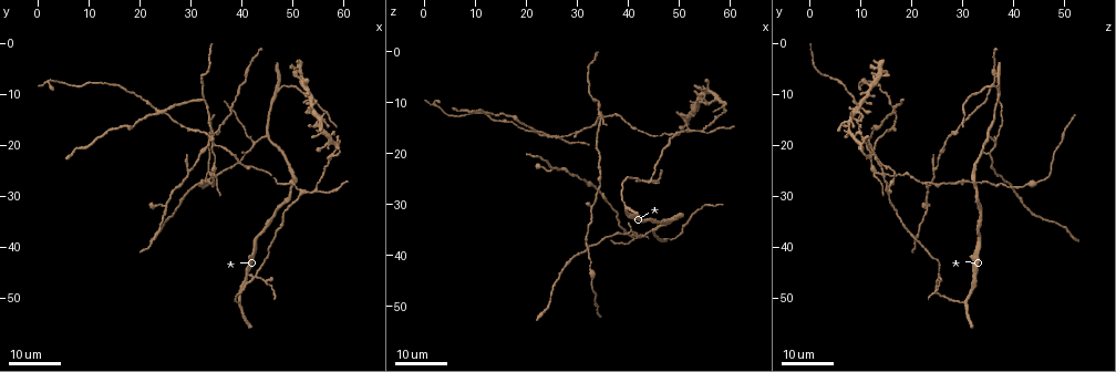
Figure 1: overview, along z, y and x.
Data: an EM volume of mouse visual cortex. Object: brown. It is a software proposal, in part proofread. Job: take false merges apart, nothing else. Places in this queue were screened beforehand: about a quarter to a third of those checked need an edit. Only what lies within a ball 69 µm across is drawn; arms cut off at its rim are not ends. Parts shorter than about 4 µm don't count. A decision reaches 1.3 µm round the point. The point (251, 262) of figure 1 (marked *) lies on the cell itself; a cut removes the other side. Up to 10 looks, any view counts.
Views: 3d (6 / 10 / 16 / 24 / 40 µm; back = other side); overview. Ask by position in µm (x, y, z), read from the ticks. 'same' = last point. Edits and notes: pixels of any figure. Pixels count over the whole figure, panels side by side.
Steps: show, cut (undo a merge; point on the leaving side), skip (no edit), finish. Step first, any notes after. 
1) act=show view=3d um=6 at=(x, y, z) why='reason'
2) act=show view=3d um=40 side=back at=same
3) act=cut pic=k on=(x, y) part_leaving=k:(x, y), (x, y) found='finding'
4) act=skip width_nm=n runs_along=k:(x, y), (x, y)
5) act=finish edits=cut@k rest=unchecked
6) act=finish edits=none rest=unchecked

act=show view=3d um=16 at=(39.0, 51.0, 30.0) why='three arms meet'

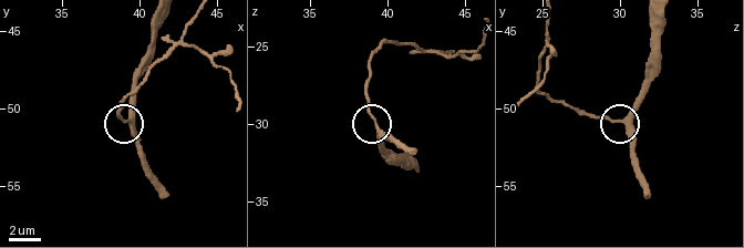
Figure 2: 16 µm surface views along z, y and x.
act=show view=3d um=6 at=(39.4, 50.8, 30.0)

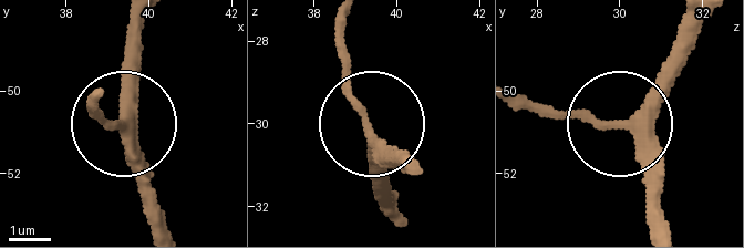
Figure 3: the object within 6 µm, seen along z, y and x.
act=skip width_nm=270 found='all the same cell'

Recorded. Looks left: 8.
act=show view=3d um=24 at=(42.5, 45.5, 25.0) why='four-way junction'

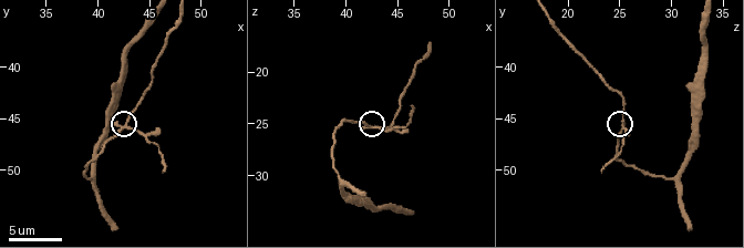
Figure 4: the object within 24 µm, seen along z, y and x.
act=show view=3d um=10 at=(42.6, 45.8, 25.2)

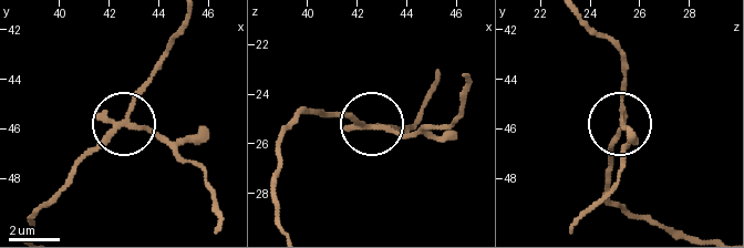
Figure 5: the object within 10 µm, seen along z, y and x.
act=cut pic=5 on=(154, 132) part_leaving=5:(123, 124), (159, 135), (197, 168), (218, 226) found='a second cell is stuck on'

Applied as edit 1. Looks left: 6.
act=show view=overview why='redraw'

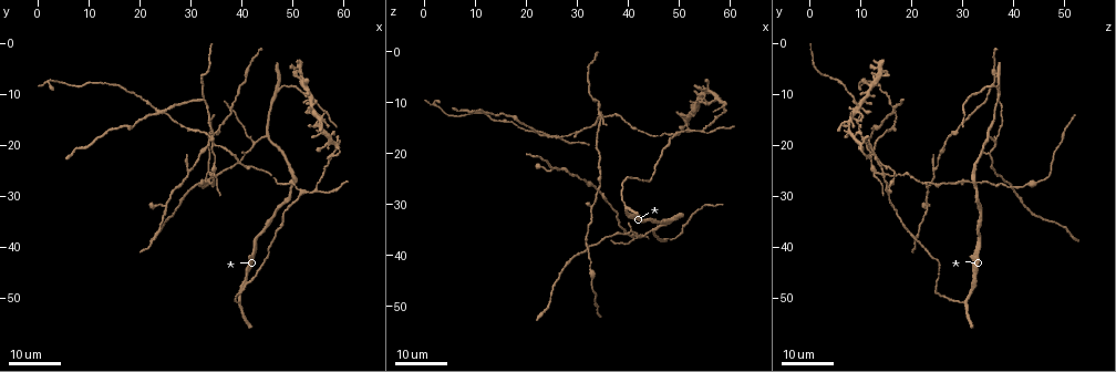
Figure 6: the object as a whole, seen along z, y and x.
act=show view=3d um=24 at=(33.0, 27.0, 30.0) why='three-way junction'

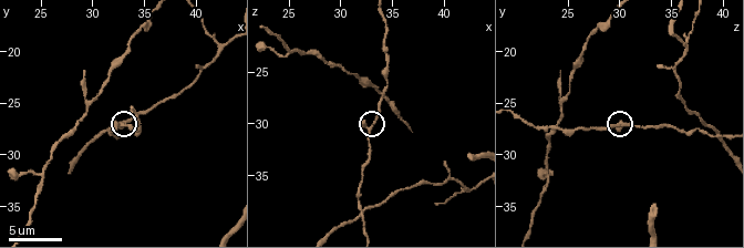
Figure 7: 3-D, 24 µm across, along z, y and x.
act=show view=3d um=10 at=(33.4, 27.0, 29.8)

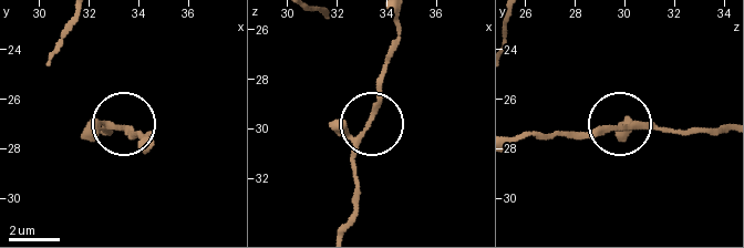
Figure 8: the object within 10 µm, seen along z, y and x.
act=skip arms=3 runs_along=8:(722, 127), (696, 133), (613, 127), (546, 133) found='one cell here'

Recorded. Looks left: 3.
act=show view=3d um=24 at=(38.5, 11.5, 34.5)

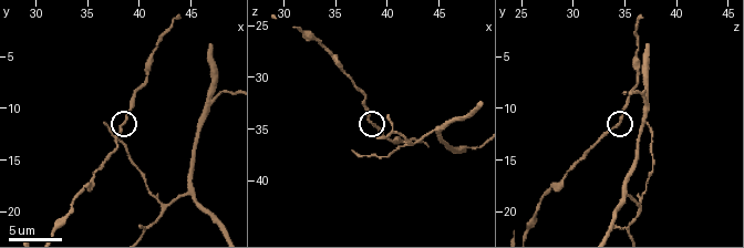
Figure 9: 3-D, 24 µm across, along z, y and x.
act=show view=3d um=10 at=(38.2, 11.8, 34.0)

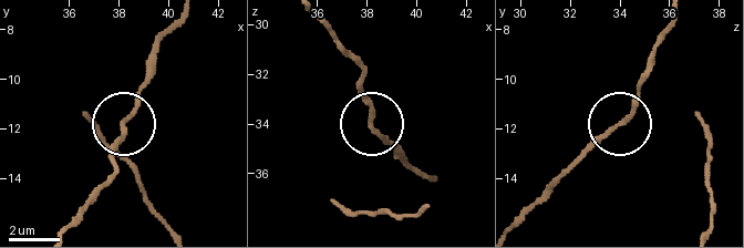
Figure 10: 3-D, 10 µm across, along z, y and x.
act=skip width_nm=160 found='all the same cell'

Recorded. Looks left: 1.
act=show view=3d um=10 at=(32.0, 27.6, 38.2) why='four or more arms meet'

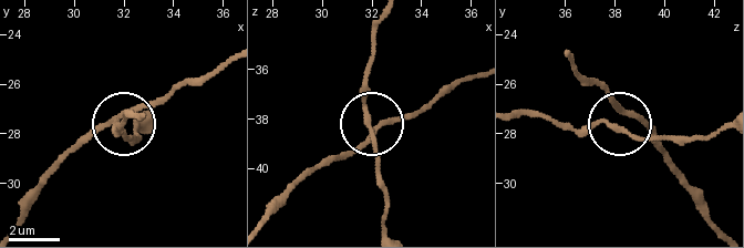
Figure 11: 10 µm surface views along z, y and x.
act=skip side_arm_um=24 runs_along=11:(568, 53), (615, 100), (628, 131), (640, 137), (683, 137) found='one cell here'

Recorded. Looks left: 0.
act=finish edits=cut@5 rest=unchecked

